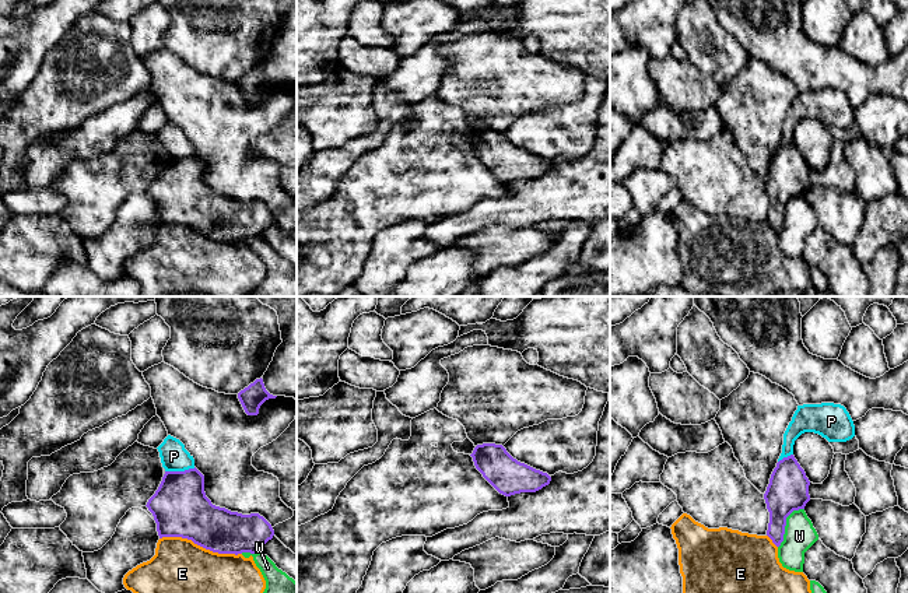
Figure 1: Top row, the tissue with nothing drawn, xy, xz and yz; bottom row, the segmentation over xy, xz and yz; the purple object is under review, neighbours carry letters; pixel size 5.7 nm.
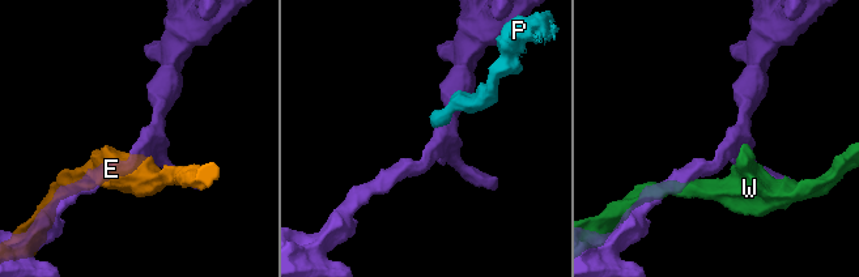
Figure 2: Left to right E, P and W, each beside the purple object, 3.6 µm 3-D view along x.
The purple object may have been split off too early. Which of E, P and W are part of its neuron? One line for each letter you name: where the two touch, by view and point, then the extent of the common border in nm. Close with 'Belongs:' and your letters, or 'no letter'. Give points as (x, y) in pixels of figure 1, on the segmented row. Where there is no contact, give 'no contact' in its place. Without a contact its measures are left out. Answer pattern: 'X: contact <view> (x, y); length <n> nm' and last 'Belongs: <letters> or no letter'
P: contact xy (179, 472); length 180 nm
Belongs: P

